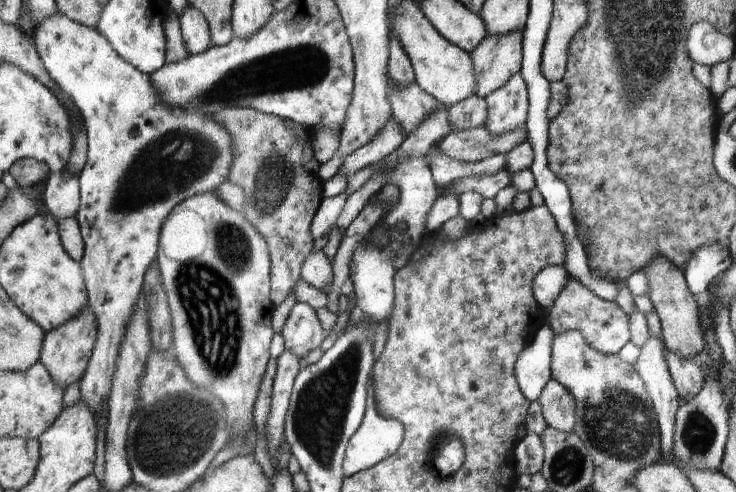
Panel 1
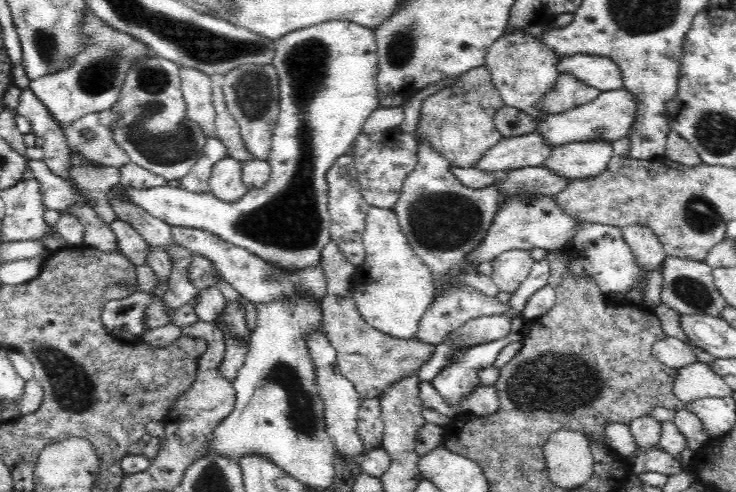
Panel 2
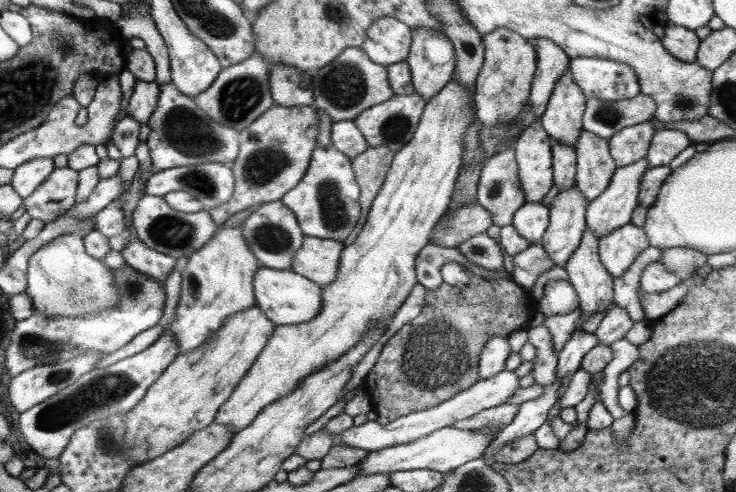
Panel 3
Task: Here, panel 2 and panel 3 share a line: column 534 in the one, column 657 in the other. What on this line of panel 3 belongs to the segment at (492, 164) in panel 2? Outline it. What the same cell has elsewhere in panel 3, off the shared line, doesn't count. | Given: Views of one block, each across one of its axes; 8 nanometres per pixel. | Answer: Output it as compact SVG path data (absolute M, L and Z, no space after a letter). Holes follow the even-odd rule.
M664 129L654 133L645 159L650 167L666 166L684 149L693 147L694 143L685 132Z

